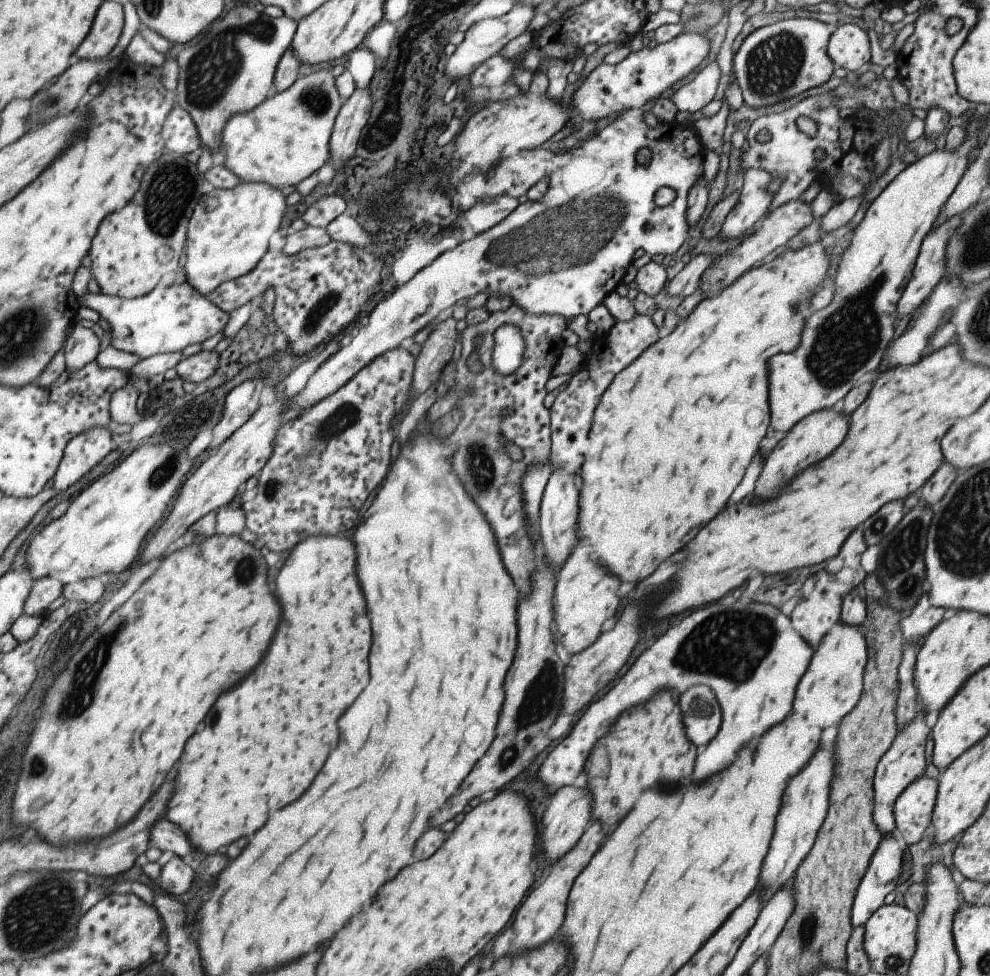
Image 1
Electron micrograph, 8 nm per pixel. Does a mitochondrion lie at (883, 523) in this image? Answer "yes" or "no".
yes

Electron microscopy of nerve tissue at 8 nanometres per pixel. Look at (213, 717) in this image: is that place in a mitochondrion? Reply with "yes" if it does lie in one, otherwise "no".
no

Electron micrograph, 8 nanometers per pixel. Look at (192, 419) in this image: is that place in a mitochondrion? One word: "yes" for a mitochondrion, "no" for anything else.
yes

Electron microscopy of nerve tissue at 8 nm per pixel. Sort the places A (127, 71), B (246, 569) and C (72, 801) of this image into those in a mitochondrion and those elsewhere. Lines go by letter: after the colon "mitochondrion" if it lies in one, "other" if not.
A: other
B: mitochondrion
C: other

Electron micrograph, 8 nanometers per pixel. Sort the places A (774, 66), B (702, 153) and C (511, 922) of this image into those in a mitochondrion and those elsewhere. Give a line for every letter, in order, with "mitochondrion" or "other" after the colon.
A: mitochondrion
B: other
C: other

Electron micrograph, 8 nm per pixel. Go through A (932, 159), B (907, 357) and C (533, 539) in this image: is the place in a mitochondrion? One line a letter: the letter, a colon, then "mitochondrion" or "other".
A: other
B: other
C: other

